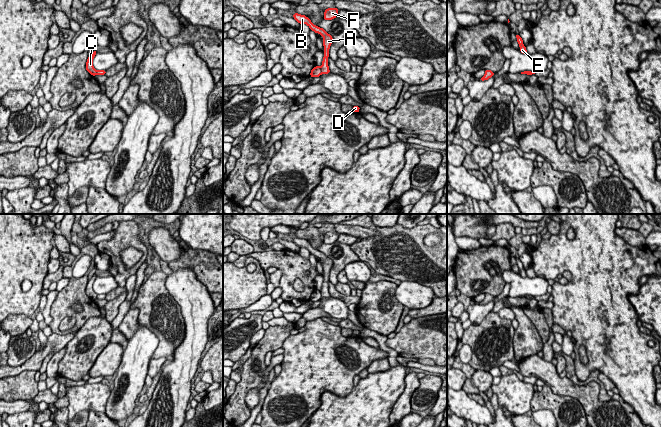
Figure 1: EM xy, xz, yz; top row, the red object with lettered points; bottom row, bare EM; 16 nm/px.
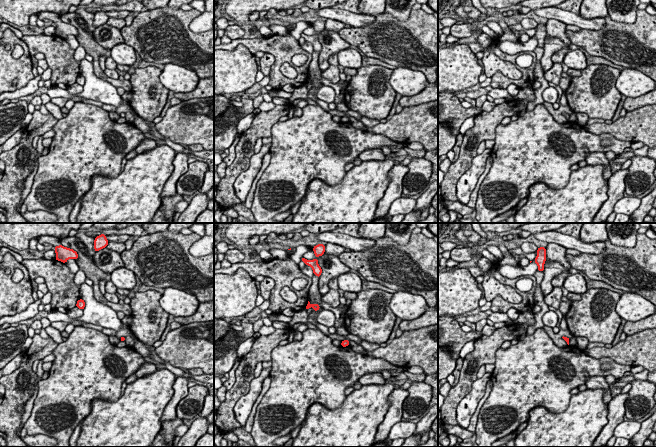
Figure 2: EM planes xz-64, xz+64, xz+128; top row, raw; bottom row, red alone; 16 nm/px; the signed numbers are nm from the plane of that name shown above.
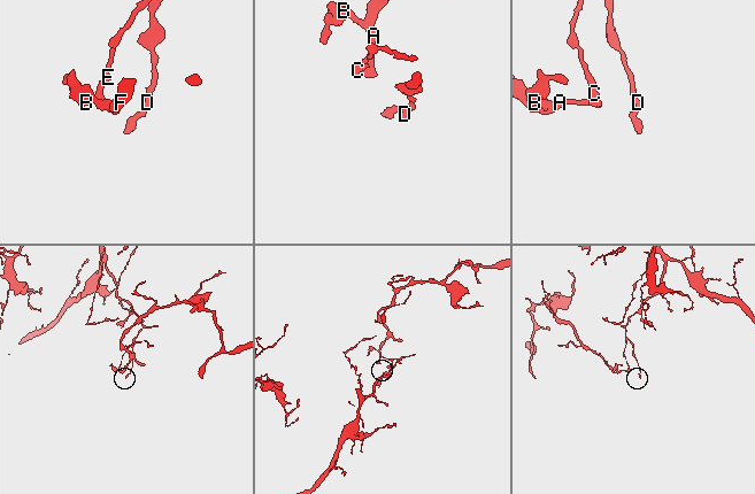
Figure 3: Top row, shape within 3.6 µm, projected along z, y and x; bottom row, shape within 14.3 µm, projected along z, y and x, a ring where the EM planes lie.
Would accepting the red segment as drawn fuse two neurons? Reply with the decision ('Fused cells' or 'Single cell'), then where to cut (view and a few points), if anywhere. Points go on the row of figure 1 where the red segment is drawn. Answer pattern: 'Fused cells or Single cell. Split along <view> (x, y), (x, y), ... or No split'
Fused cells. Split along xz (320, 67), (322, 73)

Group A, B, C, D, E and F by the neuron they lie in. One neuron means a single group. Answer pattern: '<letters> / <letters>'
A B F / C D E

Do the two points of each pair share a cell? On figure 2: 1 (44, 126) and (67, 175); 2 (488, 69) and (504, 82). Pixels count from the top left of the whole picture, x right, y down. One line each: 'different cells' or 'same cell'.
1: different cells
2: different cells

